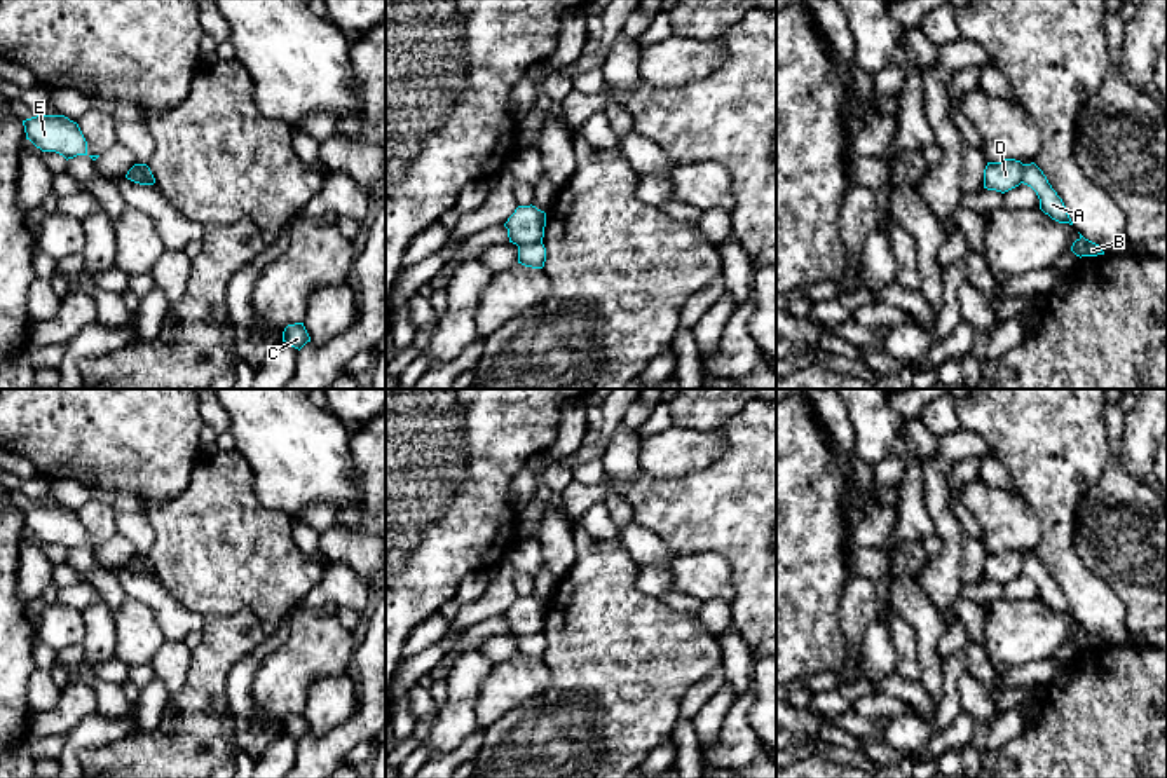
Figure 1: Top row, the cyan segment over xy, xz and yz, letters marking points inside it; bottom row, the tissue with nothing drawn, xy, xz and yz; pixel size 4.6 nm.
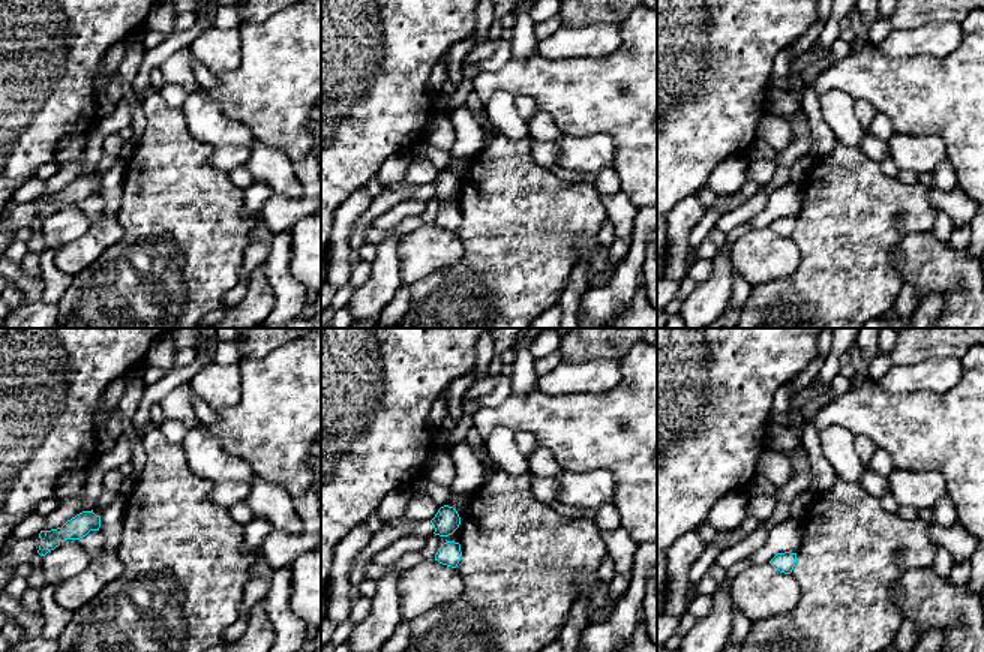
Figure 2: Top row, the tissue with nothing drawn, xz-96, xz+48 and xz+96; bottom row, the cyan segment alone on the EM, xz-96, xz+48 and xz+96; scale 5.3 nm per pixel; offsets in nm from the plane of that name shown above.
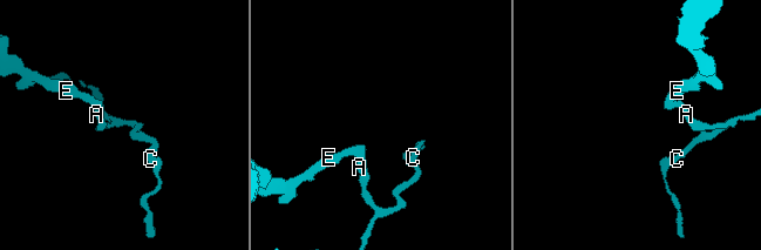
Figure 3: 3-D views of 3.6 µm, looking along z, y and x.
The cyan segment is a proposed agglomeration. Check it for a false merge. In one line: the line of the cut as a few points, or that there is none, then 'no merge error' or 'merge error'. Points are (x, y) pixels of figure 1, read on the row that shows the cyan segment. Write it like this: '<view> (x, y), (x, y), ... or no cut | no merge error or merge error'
xz (541, 239), (518, 246) | merge error

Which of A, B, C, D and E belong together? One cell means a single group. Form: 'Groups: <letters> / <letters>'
Groups: A B C / D E

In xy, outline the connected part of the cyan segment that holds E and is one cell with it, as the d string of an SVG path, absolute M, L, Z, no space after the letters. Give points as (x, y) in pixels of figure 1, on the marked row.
M37 115L23 120L26 140L42 152L56 152L66 160L87 154L87 141L77 122L65 115Z

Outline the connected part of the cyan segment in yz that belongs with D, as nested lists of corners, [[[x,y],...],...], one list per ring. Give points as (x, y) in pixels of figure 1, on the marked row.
[[[1015,159],[1001,162],[987,162],[984,169],[984,188],[996,192],[1008,192],[1022,183],[1024,164]]]

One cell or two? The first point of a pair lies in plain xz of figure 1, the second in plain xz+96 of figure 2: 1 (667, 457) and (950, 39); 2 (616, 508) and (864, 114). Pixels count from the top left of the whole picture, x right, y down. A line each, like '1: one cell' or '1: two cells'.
1: one cell
2: one cell

